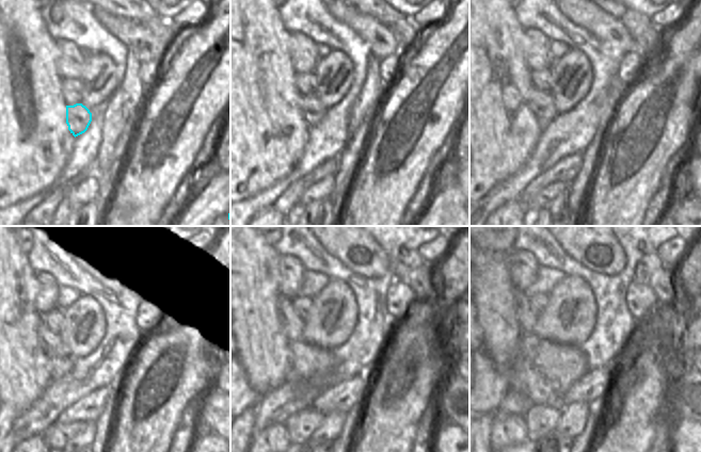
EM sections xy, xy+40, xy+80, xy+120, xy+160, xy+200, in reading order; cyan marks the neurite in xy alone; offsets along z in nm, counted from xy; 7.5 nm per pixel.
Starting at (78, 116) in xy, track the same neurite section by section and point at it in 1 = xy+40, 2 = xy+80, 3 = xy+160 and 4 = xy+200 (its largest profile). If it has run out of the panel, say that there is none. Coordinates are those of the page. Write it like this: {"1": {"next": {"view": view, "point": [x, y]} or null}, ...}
{"1": {"next": {"view": "xy+40", "point": [312, 110]}}, "2": {"next": {"view": "xy+80", "point": [541, 103]}}, "3": {"next": {"view": "xy+160", "point": [292, 324]}}, "4": {"next": {"view": "xy+200", "point": [527, 319]}}}

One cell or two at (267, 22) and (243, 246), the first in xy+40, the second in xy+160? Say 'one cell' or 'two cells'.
one cell

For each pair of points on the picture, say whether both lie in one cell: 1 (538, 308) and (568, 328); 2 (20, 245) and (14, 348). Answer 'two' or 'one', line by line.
1: two
2: one

